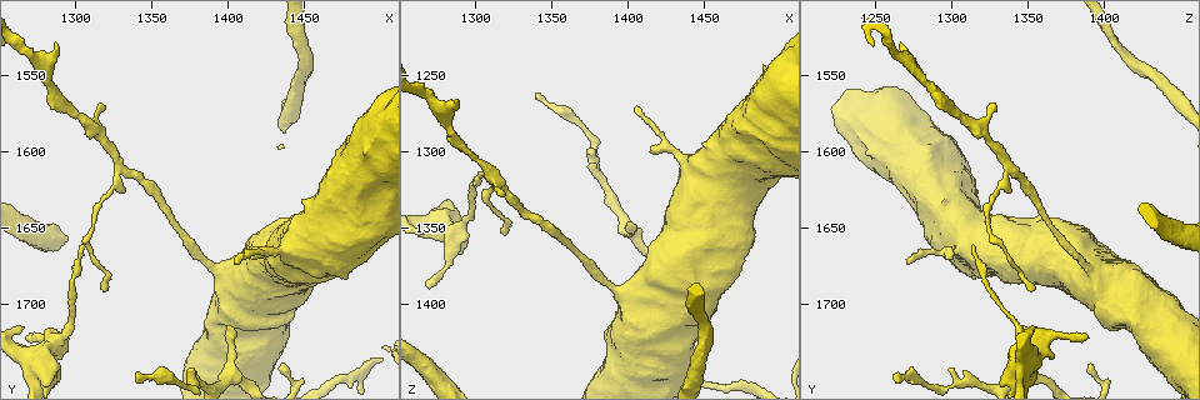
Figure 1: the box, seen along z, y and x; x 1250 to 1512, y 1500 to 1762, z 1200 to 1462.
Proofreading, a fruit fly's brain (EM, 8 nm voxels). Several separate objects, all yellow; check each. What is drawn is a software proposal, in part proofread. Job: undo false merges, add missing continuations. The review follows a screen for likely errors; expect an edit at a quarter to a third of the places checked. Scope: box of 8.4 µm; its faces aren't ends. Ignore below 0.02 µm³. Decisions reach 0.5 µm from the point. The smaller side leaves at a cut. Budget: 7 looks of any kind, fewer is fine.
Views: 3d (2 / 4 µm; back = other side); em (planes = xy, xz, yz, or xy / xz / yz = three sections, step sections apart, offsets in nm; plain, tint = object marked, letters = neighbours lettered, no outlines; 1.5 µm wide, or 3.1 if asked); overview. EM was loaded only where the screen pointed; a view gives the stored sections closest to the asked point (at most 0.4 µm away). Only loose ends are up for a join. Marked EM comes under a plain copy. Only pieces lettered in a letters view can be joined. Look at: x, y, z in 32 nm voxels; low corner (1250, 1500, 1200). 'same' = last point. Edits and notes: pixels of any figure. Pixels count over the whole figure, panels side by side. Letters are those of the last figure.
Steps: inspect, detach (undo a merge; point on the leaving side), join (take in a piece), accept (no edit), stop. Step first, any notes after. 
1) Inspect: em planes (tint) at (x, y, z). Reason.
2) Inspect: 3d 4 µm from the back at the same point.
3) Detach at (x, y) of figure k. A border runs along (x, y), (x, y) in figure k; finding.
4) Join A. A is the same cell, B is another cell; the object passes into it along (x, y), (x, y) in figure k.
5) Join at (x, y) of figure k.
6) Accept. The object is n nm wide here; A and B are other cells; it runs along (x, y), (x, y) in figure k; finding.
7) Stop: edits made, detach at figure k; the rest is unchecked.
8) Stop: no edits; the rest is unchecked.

Inspect: 3d 2 µm at (1328, 1610, 1338).

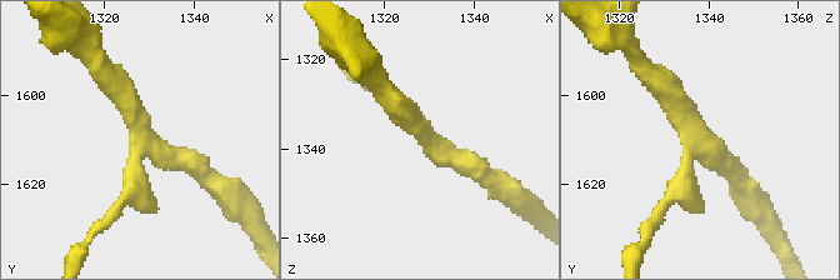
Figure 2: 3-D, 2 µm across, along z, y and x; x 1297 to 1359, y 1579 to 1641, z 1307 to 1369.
Inspect: em planes (letters) at (1331, 1610, 1338). Need the tissue.

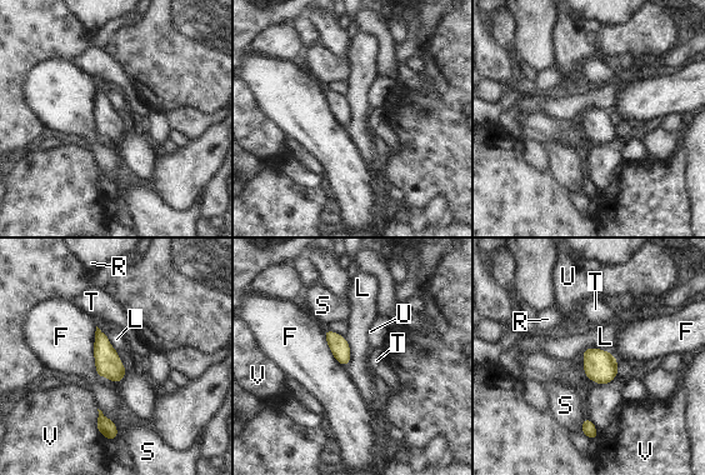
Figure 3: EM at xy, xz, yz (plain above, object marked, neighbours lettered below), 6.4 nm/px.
Accept. F, L, R, S, T, U and V are other cells; 3 arms meet here; a border runs along (344, 336), (350, 354), (345, 368) in figure 3; one neuron here.

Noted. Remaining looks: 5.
Inspect: em planes (letters) at (1400, 1716, 1346). Thin end.

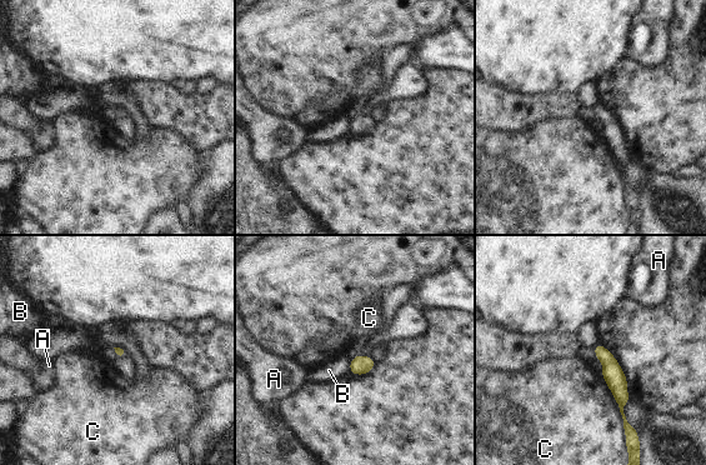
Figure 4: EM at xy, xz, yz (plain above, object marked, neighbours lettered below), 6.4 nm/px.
Accept. A, B and C are other cells; it runs along (599, 348), (611, 366), (621, 403) in figure 4; none of them fits.

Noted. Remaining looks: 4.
Inspect: 3d 4 µm from the back at (1406, 1674, 1270). Free end.

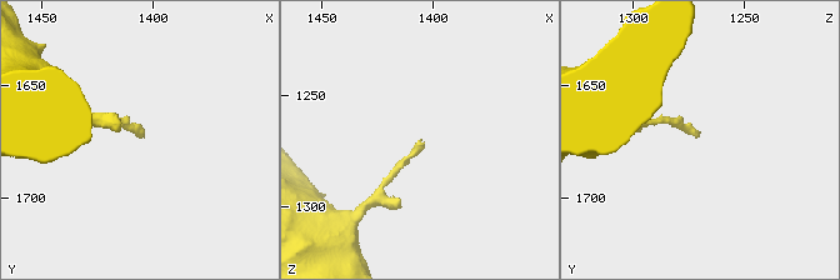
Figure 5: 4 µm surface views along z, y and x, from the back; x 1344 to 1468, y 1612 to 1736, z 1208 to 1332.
Inspect: em xy step 4 (tint) at (1405, 1673, 1271). Shape alone is not enough.

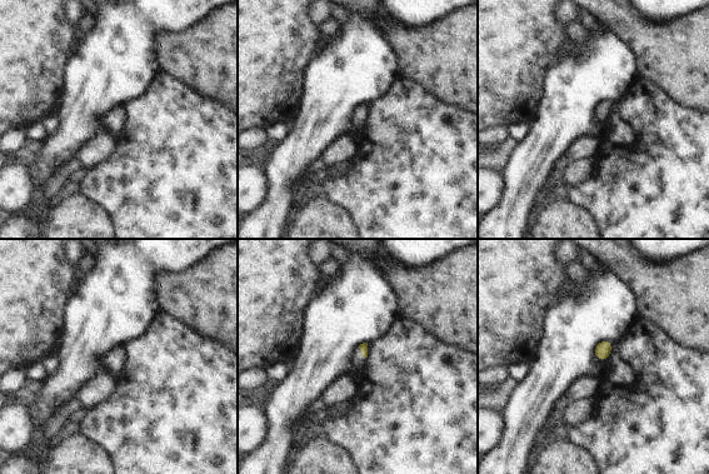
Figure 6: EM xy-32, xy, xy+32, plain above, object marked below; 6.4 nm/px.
Inspect: em xy step 4 (letters) at the same point.

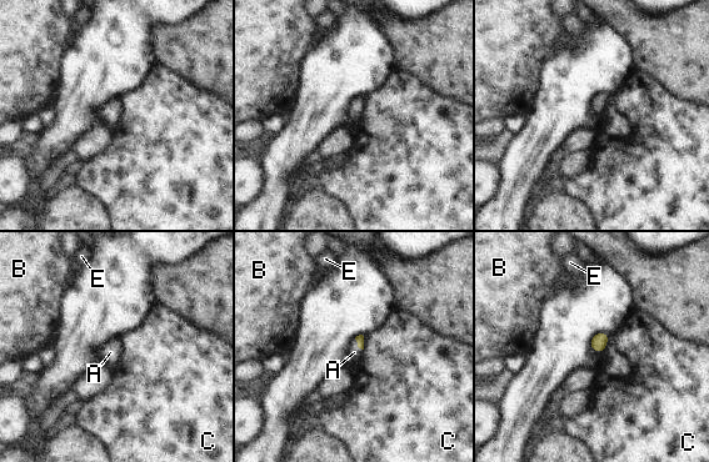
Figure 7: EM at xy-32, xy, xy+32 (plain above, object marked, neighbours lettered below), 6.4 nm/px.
Join A. A is the same cell, B, C and E are other cells; the object passes into it along (359, 339), (358, 344), (354, 352) in figure 7; it goes on there.

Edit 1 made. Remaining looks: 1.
Stop: edits made, join at figure 7; the rest is unchecked.

